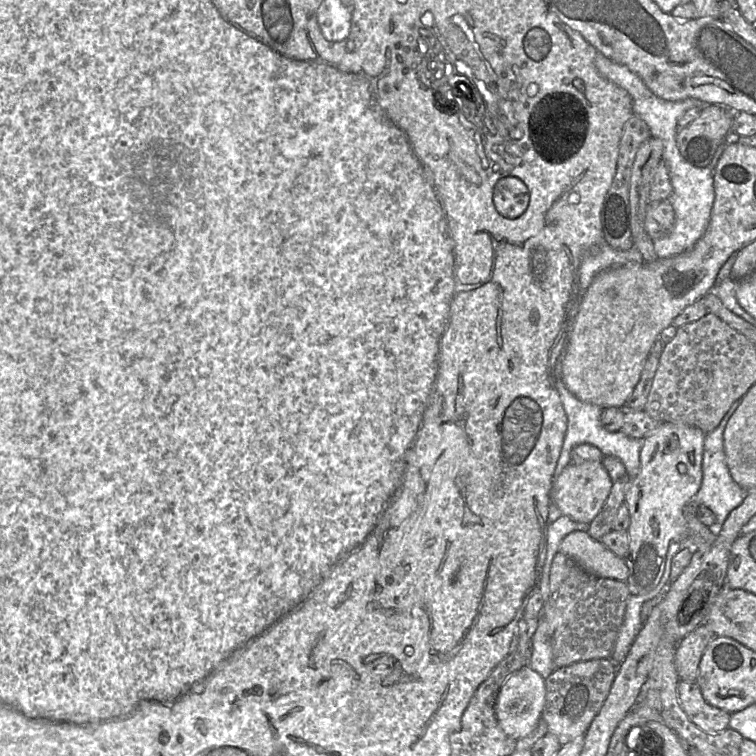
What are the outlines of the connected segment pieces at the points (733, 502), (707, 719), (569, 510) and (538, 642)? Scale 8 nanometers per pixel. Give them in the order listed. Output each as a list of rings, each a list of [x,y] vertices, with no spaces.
[[[742,398],[735,401],[725,416],[723,417],[720,424],[709,434],[706,434],[704,439],[704,451],[703,451],[703,462],[702,462],[702,482],[701,486],[694,498],[695,504],[702,504],[712,510],[716,516],[716,524],[710,527],[712,532],[716,532],[723,525],[730,512],[738,507],[747,496],[747,492],[742,489],[731,477],[724,451],[724,440],[723,434],[725,427],[736,411],[737,407],[741,404]]]
[[[680,680],[678,697],[688,719],[703,732],[717,734],[729,728],[731,714],[708,704],[696,682]]]
[[[586,461],[581,464],[569,463],[554,479],[550,499],[563,516],[578,523],[590,524],[606,502],[613,482],[602,461]]]
[[[540,616],[535,633],[531,638],[532,652],[528,666],[536,671],[543,679],[555,671],[553,663],[552,641],[547,621]]]

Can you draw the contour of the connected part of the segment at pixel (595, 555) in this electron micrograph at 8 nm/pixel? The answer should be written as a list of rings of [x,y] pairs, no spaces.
[[[573,531],[566,535],[559,545],[559,552],[594,576],[624,582],[629,576],[624,558],[614,554],[585,531]]]

